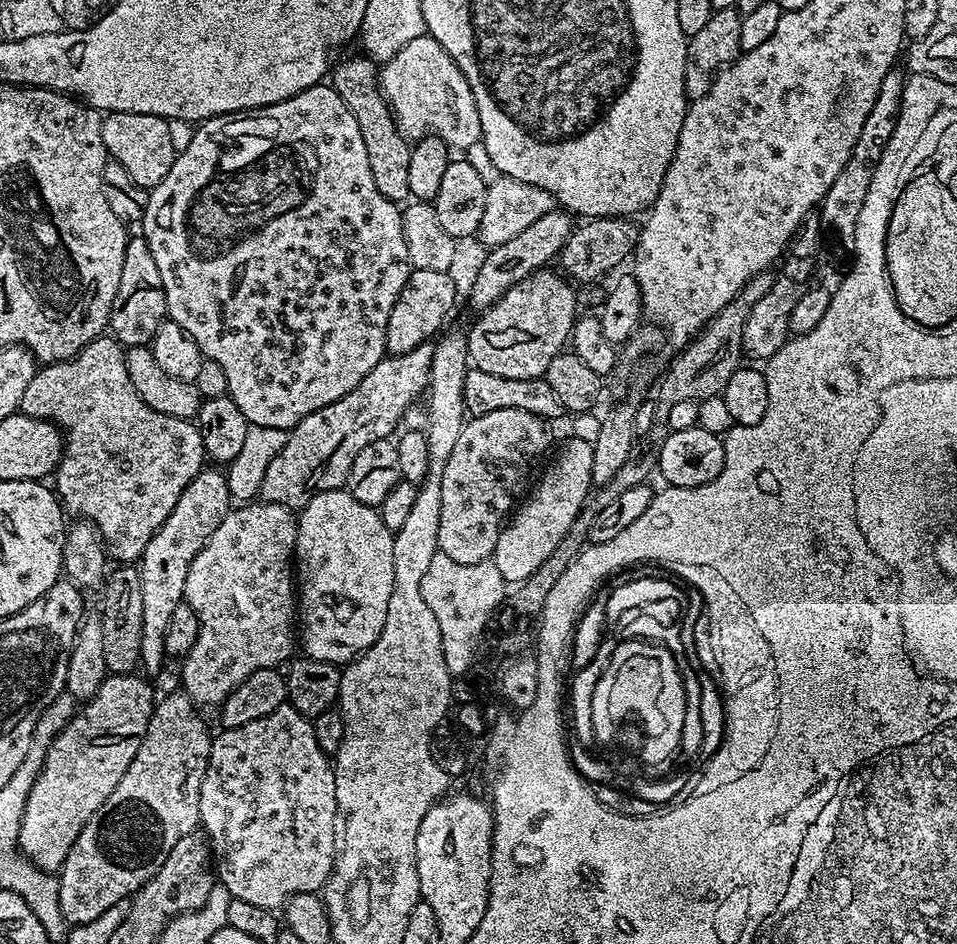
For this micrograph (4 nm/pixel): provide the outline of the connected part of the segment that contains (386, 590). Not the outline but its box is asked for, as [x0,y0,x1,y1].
[294,490,396,666]

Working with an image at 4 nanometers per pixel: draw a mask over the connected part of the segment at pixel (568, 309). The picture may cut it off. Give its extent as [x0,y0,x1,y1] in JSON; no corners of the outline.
[466,270,578,380]

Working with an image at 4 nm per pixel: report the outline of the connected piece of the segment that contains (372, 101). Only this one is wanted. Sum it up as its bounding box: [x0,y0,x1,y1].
[330,55,412,202]

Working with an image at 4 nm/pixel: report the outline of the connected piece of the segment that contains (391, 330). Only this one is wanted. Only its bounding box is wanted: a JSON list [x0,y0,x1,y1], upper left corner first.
[386,268,456,356]

